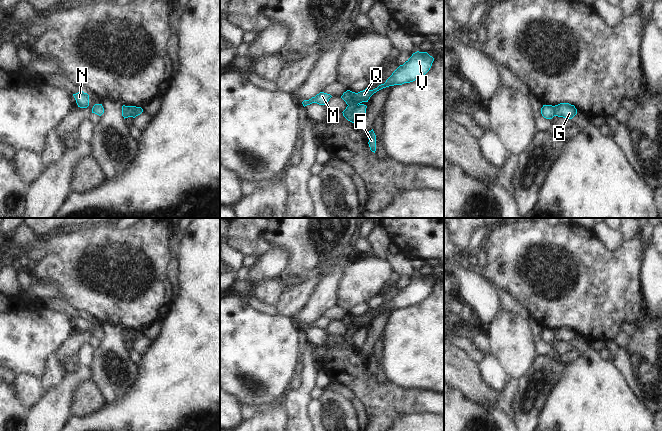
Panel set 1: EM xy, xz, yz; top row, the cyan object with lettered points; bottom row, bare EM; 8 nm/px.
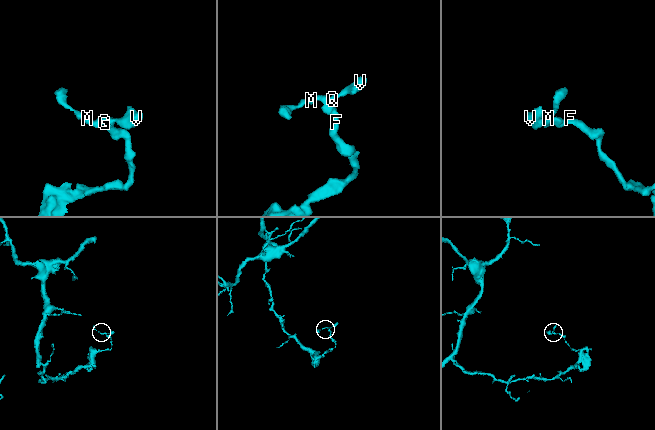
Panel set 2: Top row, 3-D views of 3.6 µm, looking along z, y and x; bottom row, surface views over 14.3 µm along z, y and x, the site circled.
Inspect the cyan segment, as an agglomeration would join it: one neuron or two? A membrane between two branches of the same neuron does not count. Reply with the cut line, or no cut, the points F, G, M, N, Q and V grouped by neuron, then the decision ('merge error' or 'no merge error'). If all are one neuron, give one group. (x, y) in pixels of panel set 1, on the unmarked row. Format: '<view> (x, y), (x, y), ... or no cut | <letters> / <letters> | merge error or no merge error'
xz (357, 327), (348, 329) | F G / M N Q V | merge error

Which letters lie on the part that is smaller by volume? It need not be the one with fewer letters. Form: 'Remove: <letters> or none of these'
Remove: M, N, Q, V

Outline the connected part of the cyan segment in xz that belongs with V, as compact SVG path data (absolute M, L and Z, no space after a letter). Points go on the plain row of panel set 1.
M417 275L413 277L403 289L400 289L384 308L379 309L373 314L366 312L358 317L347 314L343 317L341 322L346 326L347 329L368 326L374 317L383 312L410 307L421 302L430 294L433 285L434 282L427 276Z

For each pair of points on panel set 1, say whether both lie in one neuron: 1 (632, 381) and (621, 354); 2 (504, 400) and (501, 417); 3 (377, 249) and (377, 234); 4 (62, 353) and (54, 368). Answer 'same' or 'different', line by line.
1: same
2: different
3: same
4: different

